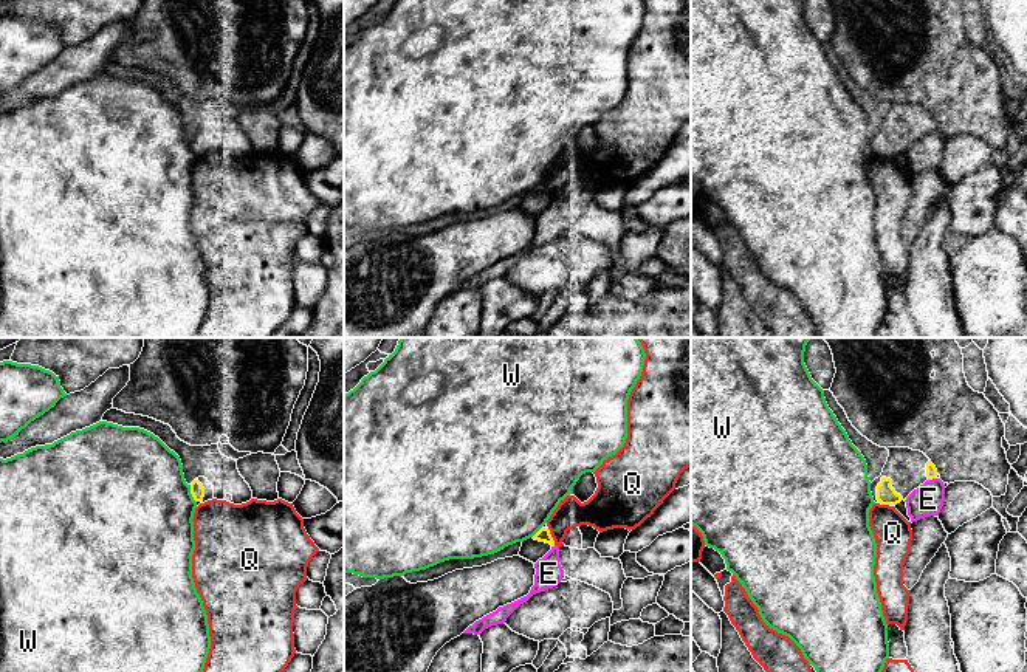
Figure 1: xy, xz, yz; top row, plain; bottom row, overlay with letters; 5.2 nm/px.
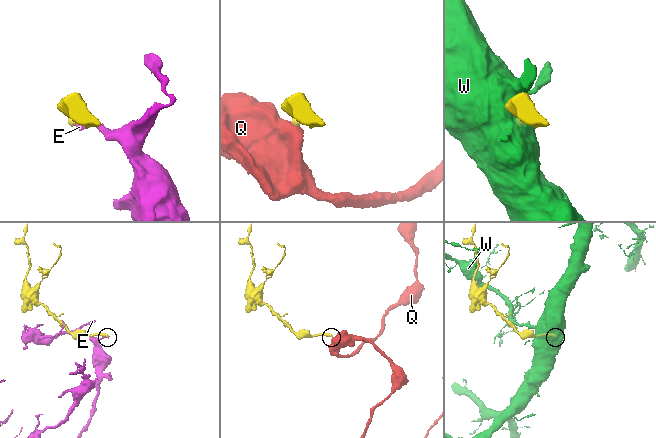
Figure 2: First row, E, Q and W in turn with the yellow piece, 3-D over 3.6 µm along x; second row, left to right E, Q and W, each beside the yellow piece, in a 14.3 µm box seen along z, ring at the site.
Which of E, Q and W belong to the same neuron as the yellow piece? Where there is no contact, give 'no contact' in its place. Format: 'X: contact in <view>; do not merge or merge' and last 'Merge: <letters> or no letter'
E: contact in yz; do not merge
Q: contact in xz; do not merge
W: contact in xy; do not merge
Merge: no letter

